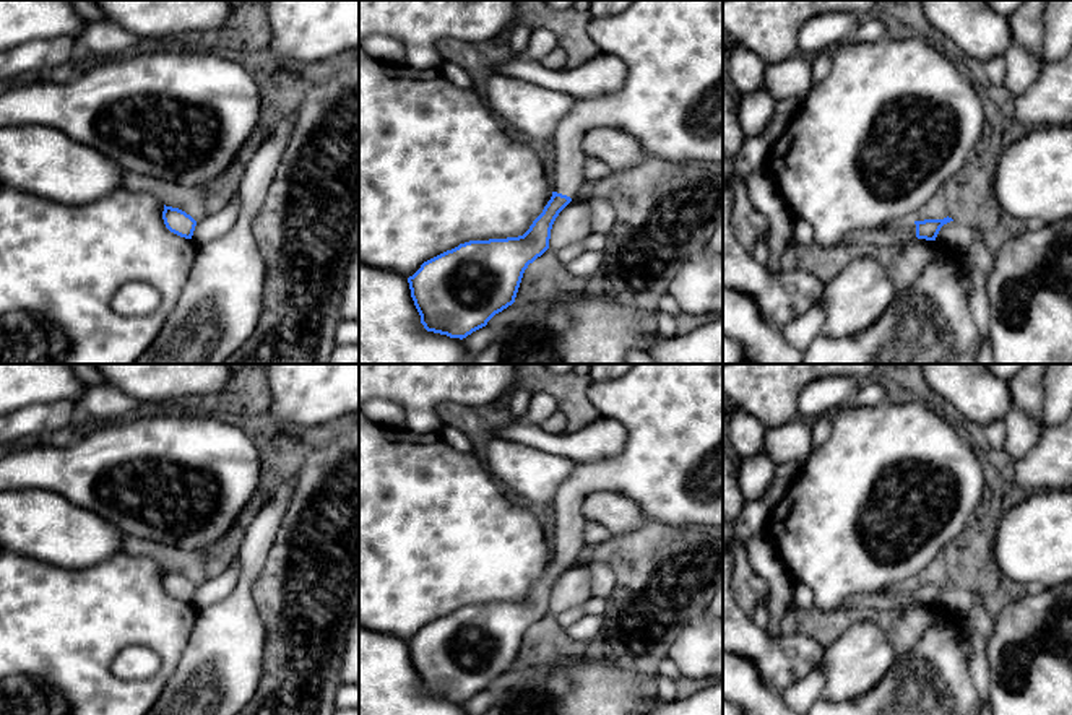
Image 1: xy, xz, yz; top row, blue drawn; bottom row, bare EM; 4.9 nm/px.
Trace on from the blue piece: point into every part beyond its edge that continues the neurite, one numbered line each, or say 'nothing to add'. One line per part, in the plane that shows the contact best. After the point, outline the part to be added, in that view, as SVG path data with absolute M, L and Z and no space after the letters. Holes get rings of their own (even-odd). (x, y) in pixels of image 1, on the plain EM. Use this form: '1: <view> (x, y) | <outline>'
1: xz (671, 467) | M635 364L622 377L591 380L586 396L601 416L622 422L629 437L617 457L577 463L559 488L554 556L573 561L585 548L581 504L599 489L632 499L651 522L723 528L723 364Z

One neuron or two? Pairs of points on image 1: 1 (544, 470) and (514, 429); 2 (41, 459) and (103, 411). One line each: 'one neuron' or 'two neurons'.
1: two neurons
2: two neurons

